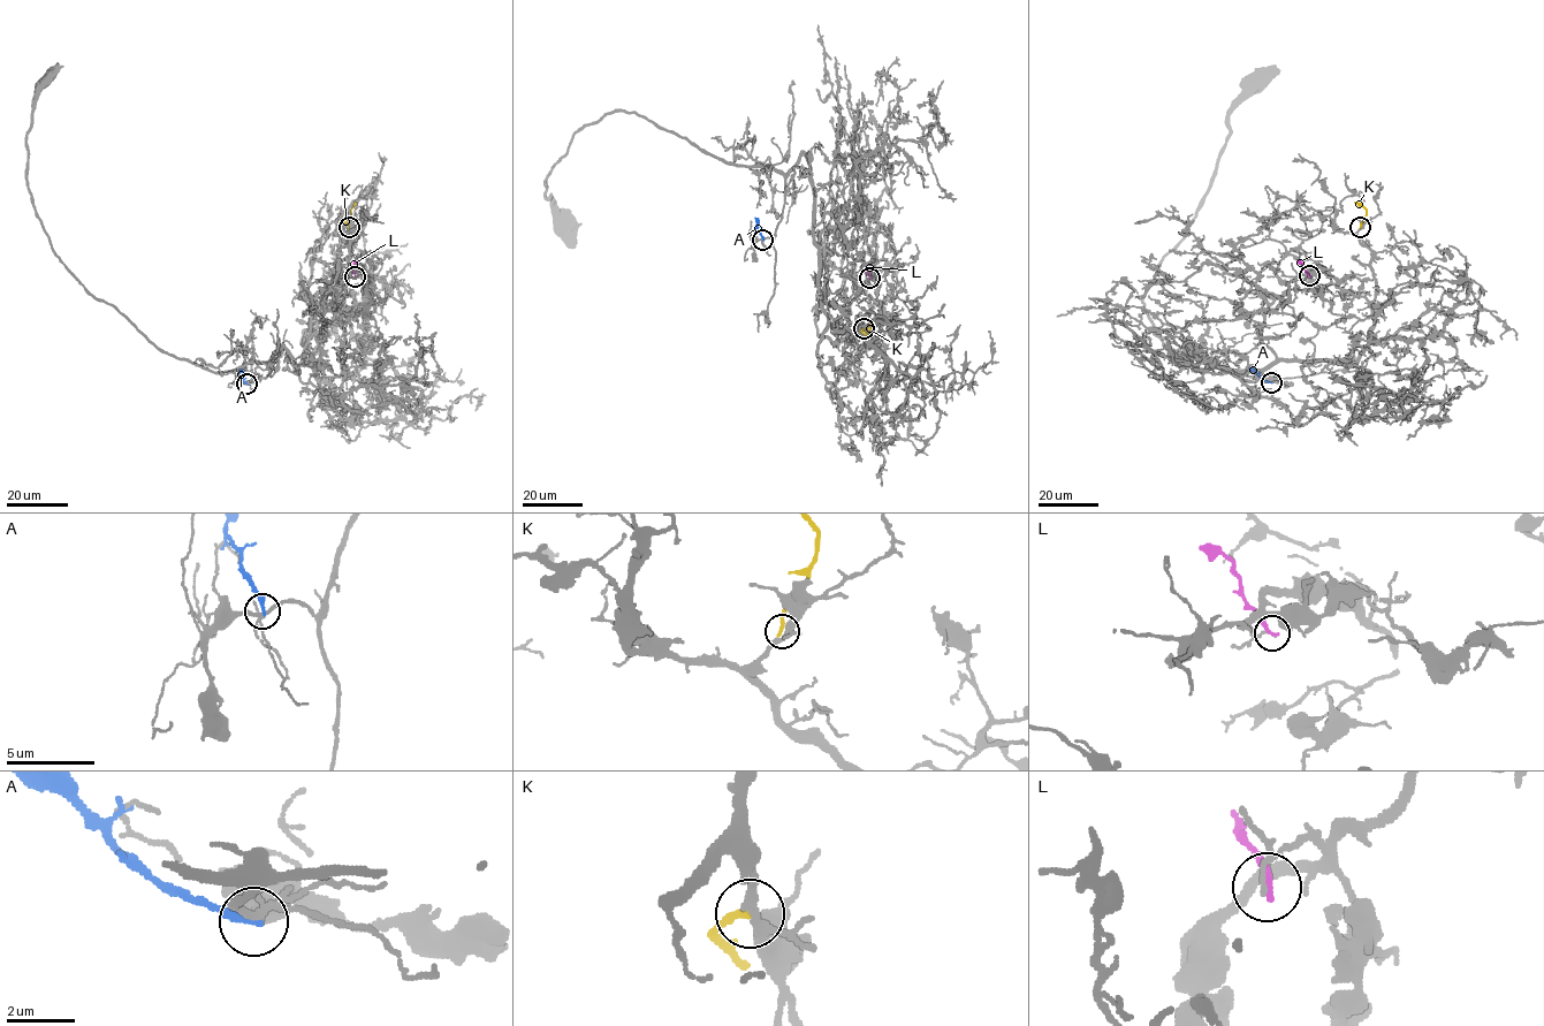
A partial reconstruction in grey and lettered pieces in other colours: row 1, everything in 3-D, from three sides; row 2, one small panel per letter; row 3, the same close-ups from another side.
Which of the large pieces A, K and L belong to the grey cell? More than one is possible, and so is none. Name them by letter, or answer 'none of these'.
K

